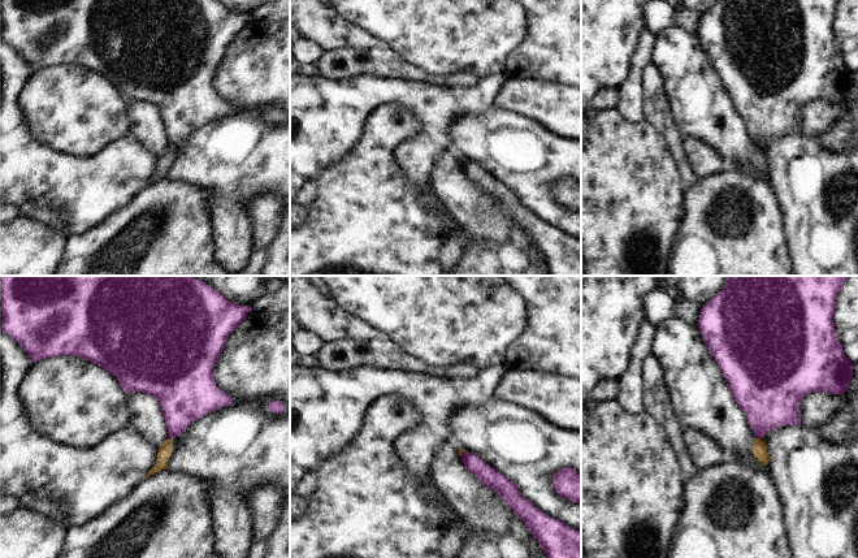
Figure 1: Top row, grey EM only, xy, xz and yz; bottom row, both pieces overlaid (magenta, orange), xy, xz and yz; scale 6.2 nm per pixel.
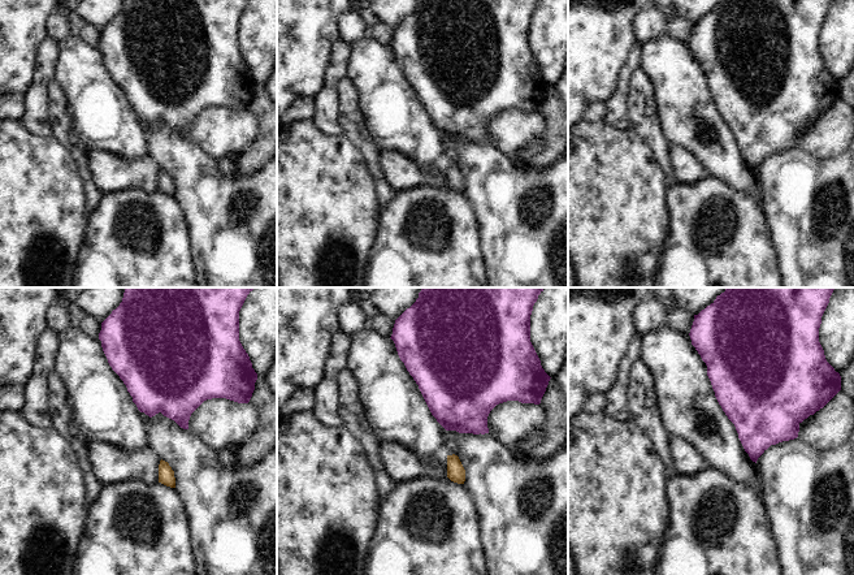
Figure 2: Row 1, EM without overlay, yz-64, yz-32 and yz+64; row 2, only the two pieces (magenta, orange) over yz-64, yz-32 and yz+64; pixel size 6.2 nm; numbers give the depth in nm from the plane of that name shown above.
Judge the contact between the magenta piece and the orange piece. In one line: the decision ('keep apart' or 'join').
keep apart

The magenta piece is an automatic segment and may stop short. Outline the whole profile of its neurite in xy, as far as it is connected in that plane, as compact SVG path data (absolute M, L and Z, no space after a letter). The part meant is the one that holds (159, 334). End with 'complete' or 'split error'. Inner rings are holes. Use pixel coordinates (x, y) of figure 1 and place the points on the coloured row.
M0 276L1 332L14 338L32 362L75 355L112 373L126 393L140 392L160 401L168 437L179 436L202 416L233 402L214 381L214 364L228 336L251 306L237 306L192 276Z | complete

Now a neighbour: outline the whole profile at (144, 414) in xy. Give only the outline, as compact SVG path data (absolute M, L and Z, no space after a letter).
M127 393L127 421L133 429L157 447L169 438L160 401L147 393Z

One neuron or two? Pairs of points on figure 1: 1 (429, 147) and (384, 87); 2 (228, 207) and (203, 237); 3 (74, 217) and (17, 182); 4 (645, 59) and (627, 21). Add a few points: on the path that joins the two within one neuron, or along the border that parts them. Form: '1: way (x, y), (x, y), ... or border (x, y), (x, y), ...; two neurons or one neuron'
1: way (429, 129), (429, 119), (402, 94); one neuron
2: border (208, 194), (209, 215), (213, 225), (213, 255); two neurons
3: way (60, 203), (39, 182), (31, 182); one neuron
4: border (644, 27), (632, 56), (629, 73); two neurons

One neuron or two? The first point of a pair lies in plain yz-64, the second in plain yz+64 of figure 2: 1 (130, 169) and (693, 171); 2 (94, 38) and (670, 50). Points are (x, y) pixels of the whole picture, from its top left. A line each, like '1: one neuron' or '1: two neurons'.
1: one neuron
2: two neurons

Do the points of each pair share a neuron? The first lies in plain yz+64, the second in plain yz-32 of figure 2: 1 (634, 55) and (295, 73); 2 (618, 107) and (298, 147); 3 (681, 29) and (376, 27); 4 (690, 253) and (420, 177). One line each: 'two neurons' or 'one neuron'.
1: two neurons
2: two neurons
3: one neuron
4: two neurons

